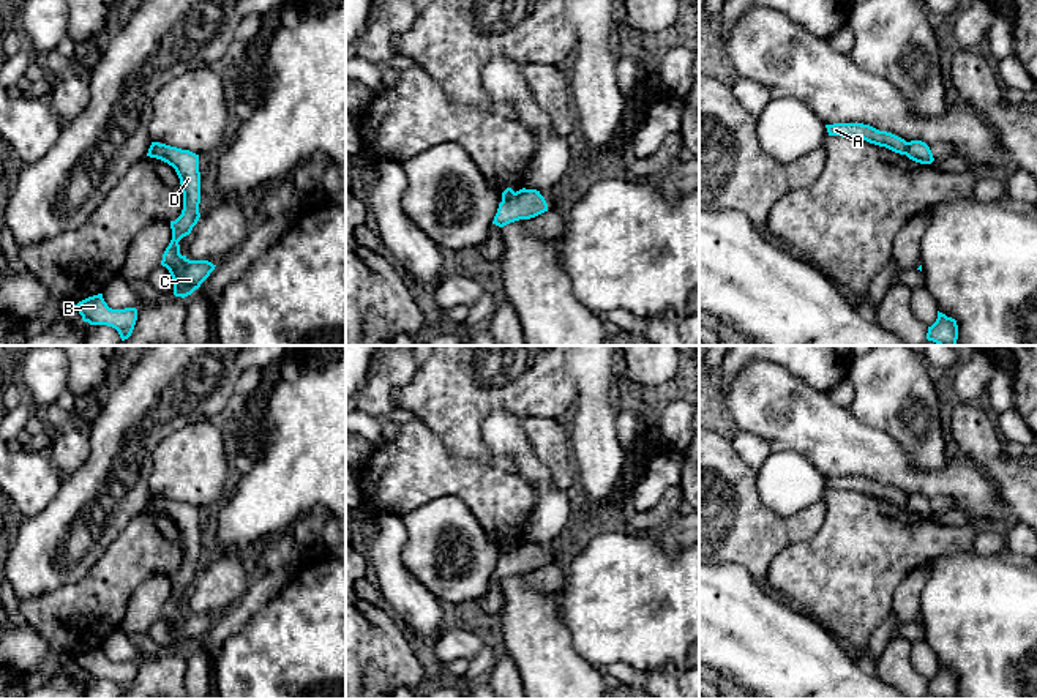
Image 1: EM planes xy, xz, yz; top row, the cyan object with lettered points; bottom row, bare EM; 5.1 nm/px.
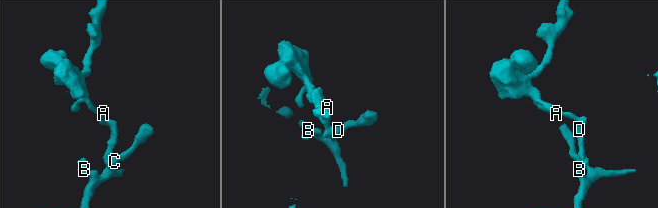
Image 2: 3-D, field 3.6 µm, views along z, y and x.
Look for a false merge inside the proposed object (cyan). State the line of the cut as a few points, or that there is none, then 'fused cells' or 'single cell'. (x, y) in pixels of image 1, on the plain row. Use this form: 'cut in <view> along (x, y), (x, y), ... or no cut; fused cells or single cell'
cut in yz along (908, 496), (905, 507); fused cells

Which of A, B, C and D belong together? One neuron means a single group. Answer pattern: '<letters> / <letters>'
A / B C D

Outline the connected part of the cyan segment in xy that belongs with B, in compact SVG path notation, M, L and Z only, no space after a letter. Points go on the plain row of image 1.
M103 647L88 650L74 658L84 675L90 678L107 678L118 685L122 694L128 693L137 674L136 661L112 663L103 652Z

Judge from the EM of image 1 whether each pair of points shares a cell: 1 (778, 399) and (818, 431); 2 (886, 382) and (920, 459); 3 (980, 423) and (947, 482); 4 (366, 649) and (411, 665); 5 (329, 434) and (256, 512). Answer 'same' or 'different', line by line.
1: same
2: same
3: different
4: same
5: same

